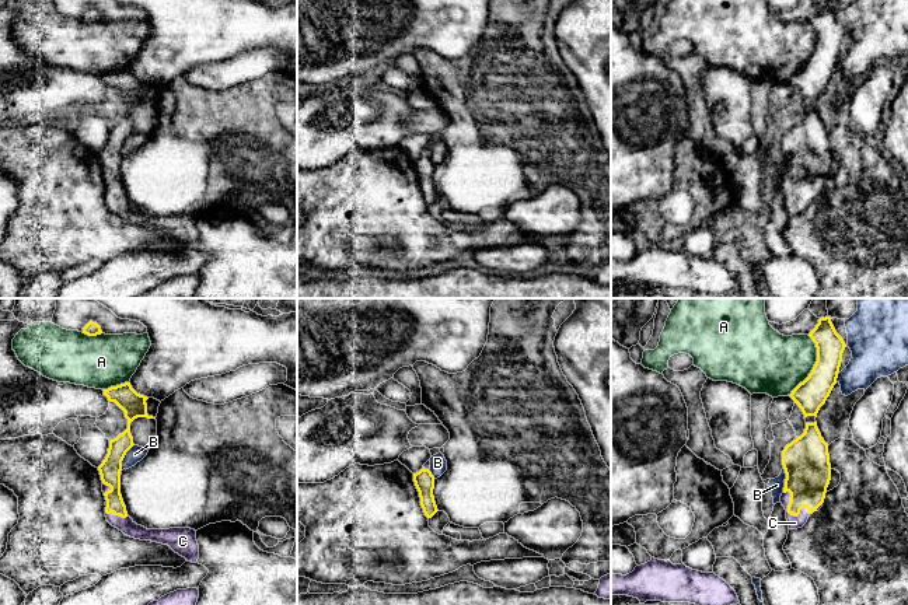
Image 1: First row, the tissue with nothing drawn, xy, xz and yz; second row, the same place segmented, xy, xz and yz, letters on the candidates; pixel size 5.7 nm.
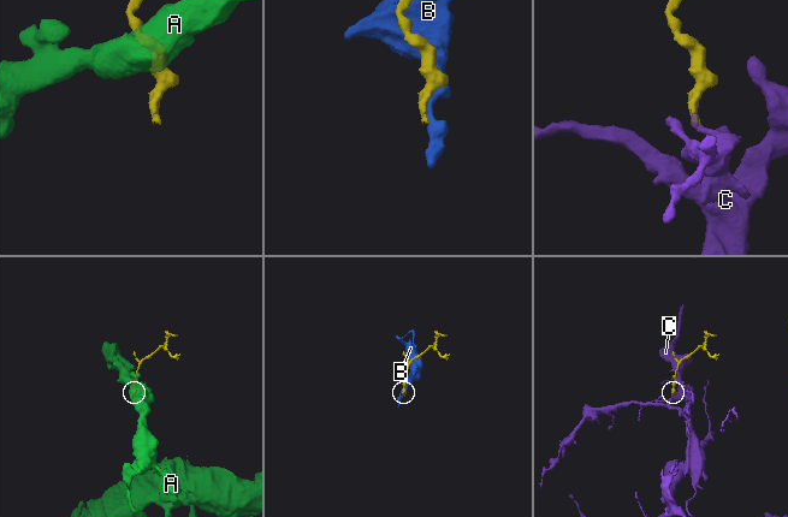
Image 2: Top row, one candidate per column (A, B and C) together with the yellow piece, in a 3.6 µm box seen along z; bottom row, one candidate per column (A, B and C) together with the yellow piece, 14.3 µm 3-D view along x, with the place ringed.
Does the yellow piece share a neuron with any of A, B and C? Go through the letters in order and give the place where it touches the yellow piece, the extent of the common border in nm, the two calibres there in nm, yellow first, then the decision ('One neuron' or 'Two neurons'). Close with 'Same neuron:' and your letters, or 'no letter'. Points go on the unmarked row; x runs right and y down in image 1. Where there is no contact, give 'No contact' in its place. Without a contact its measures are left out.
A: Touches yellow at yz (814, 52). Shared border 360 nm. Thickness 180 nm (yellow) against 360 nm. Two neurons
B: Touches yellow at xy (124, 143). Shared border 170 nm. Thickness 120 nm (yellow) against 90 nm. Two neurons
C: Touches yellow at yz (789, 199). Shared border 200 nm. Thickness 260 nm (yellow) against 70 nm. One neuron
Same neuron: C

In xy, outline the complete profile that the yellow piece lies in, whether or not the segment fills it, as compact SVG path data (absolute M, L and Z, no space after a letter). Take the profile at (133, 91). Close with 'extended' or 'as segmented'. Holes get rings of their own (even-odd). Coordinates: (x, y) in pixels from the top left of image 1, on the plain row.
M130 69L102 77L109 88L115 88L125 98L125 104L128 105L128 115L116 125L109 127L108 140L98 153L102 167L102 178L106 186L106 207L130 224L168 231L175 239L185 244L188 248L196 249L199 245L199 231L195 216L147 216L142 211L137 211L128 202L126 192L121 181L121 161L122 147L126 139L135 132L130 120L130 109L137 104L156 104L147 101L146 87L149 84L137 80L132 74Z; extended

